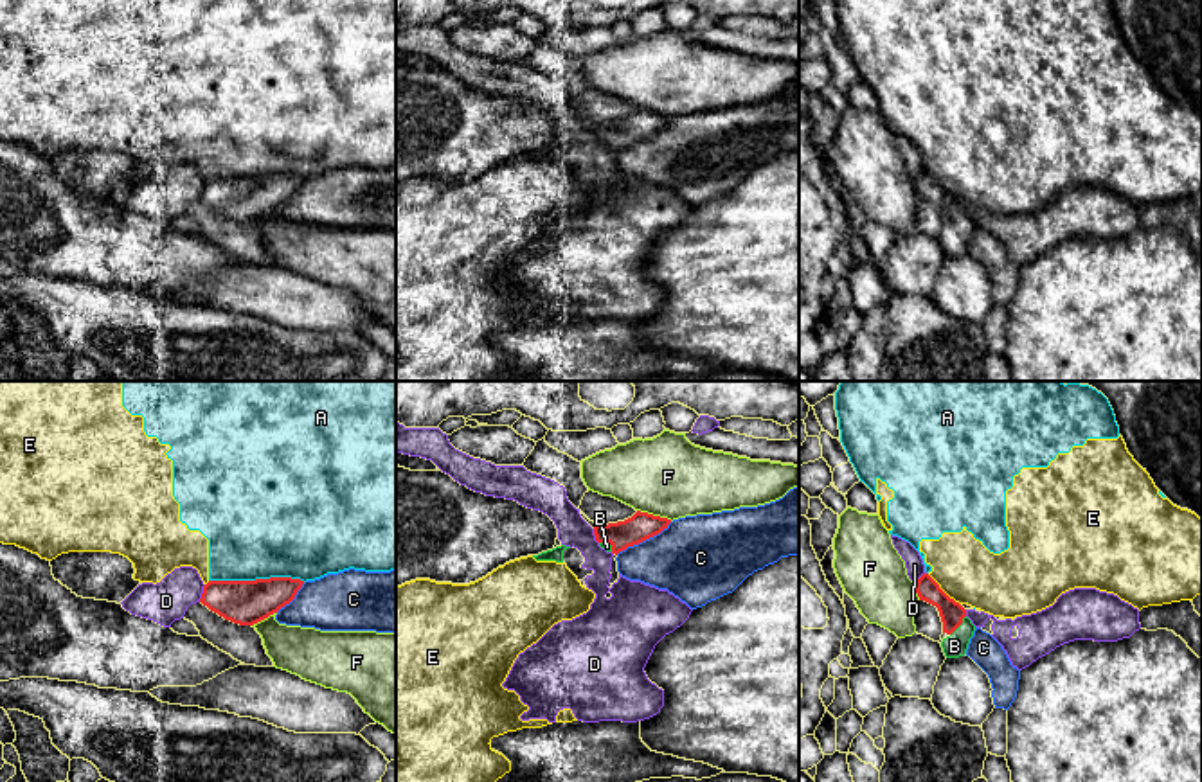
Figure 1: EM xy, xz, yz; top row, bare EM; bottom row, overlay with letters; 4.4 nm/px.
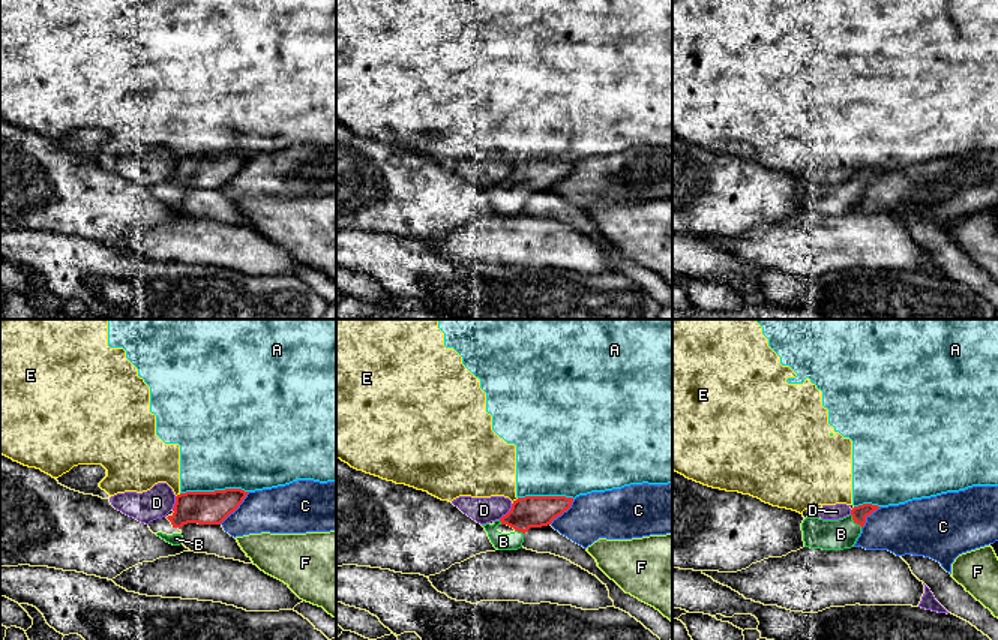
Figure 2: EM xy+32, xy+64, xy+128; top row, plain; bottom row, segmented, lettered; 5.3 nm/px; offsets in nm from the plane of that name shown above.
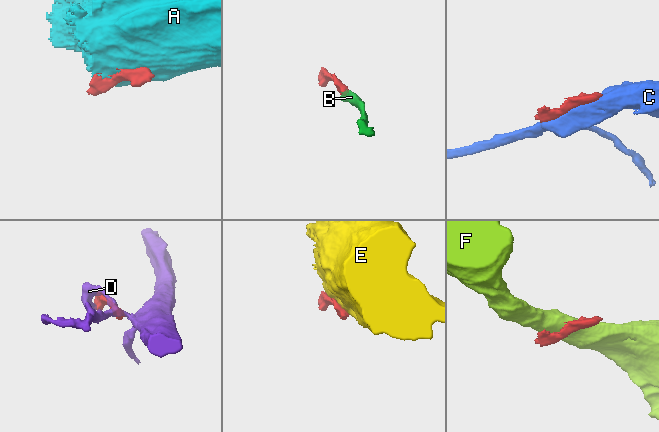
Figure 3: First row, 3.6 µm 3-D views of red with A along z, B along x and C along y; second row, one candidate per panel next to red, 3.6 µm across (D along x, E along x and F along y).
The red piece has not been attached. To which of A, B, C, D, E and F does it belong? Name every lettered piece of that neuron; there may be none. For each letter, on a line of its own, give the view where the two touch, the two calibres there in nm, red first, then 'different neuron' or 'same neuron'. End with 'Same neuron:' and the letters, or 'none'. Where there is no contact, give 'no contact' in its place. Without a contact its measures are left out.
A: contact in xy; calibres 200 and 480 nm; different neuron
B: contact in yz; calibres 110 and 110 nm; same neuron
C: contact in xz; calibres 120 and 380 nm; different neuron
D: contact in xy; calibres 200 and 190 nm; different neuron
E: contact in yz; calibres 110 and 280 nm; different neuron
F: contact in xz; calibres 120 and 360 nm; different neuron
Same neuron: B

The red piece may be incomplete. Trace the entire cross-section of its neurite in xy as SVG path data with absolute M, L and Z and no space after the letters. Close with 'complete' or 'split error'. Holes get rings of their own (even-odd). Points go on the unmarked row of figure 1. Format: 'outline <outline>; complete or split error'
outline M292 174L209 178L200 200L225 218L254 223L290 201L302 182Z; complete

